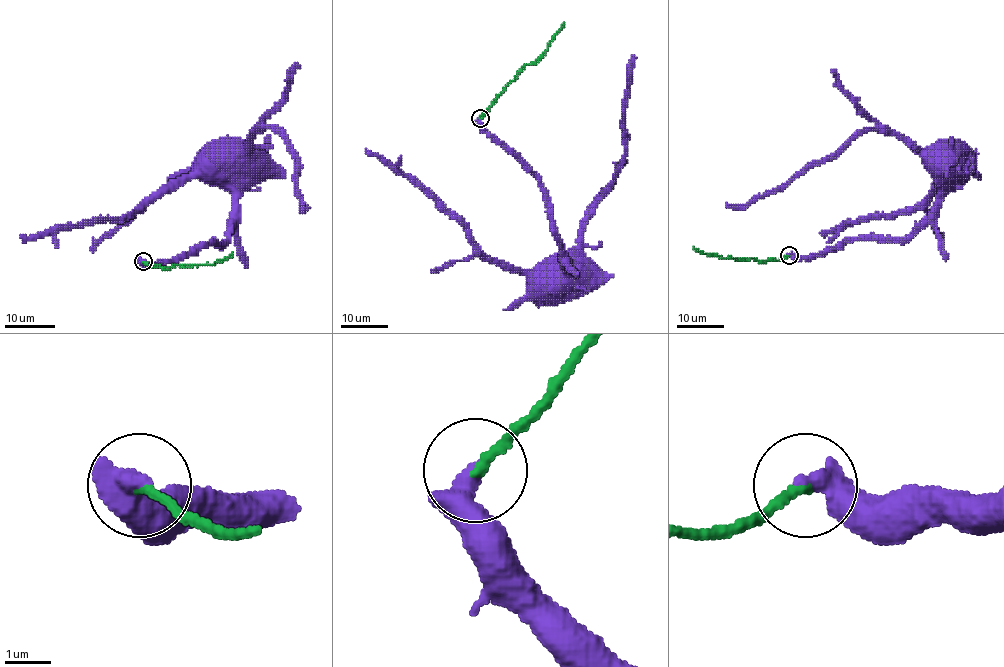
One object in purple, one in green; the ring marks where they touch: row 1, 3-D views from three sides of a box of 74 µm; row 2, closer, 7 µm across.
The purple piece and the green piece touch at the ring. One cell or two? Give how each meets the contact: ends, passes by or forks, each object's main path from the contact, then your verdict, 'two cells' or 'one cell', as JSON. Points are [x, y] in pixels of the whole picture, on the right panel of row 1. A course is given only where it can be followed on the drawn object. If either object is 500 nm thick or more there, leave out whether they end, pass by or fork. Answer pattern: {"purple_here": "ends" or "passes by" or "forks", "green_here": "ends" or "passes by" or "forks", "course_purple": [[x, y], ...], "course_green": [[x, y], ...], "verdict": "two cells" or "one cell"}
{"purple_here": "passes by", "green_here": "ends", "course_purple": [[788, 255], [821, 256], [851, 240], [904, 239], [935, 203], [938, 170], [943, 170]], "course_green": [[788, 255], [765, 261], [723, 259], [693, 248]], "verdict": "two cells"}

